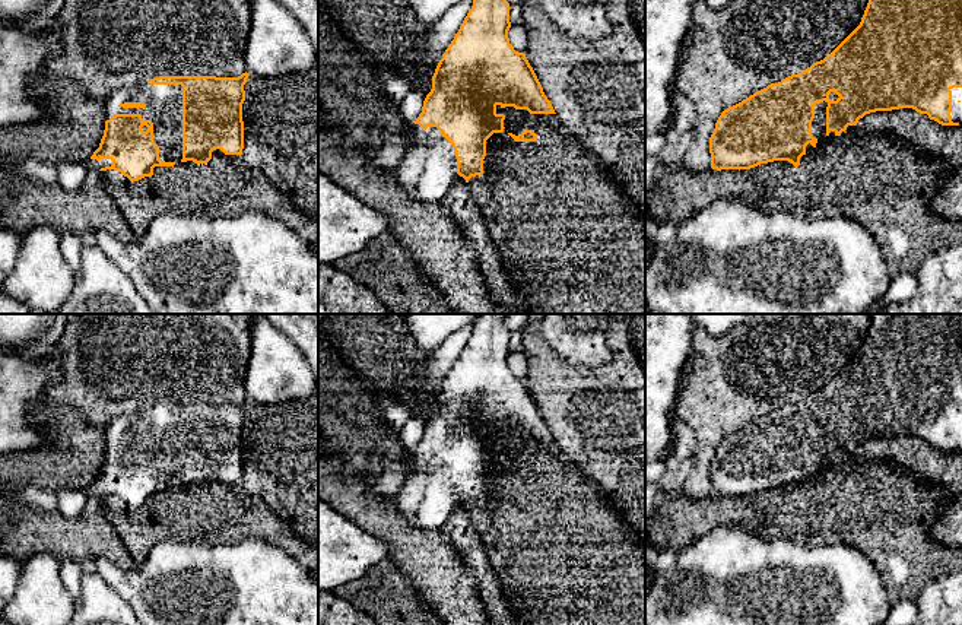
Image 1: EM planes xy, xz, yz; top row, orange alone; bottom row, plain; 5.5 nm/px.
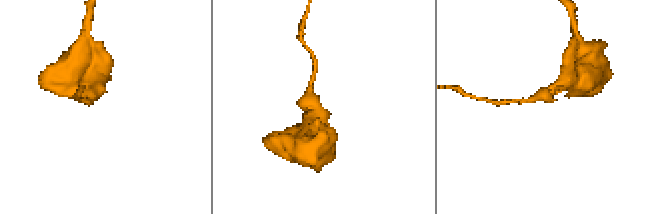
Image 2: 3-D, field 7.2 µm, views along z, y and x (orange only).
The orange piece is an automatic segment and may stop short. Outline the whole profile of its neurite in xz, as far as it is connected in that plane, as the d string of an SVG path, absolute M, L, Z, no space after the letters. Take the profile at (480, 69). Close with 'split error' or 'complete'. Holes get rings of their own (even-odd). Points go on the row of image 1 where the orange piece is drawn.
M473 0L435 69L432 89L412 127L412 143L397 168L397 181L409 197L439 203L458 177L469 183L472 177L483 174L483 159L492 155L495 142L511 137L515 142L537 140L531 130L518 136L504 134L505 115L496 112L498 105L527 110L530 114L556 114L526 54L509 44L509 28L507 0Z | split error

